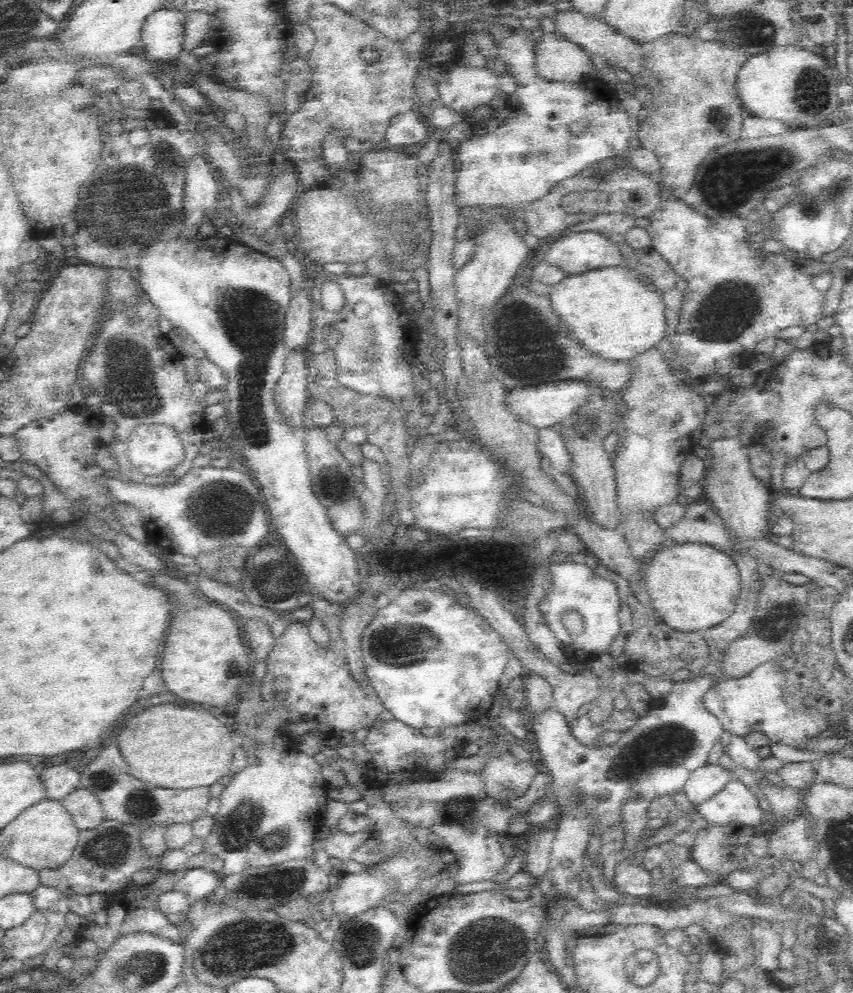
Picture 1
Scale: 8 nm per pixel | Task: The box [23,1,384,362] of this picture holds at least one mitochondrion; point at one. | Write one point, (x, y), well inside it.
(125, 209)

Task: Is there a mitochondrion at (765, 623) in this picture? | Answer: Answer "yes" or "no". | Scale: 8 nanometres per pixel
no

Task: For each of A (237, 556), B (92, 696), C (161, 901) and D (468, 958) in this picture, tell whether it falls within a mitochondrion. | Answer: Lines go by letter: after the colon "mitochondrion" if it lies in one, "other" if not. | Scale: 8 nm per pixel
A: mitochondrion
B: other
C: other
D: mitochondrion

